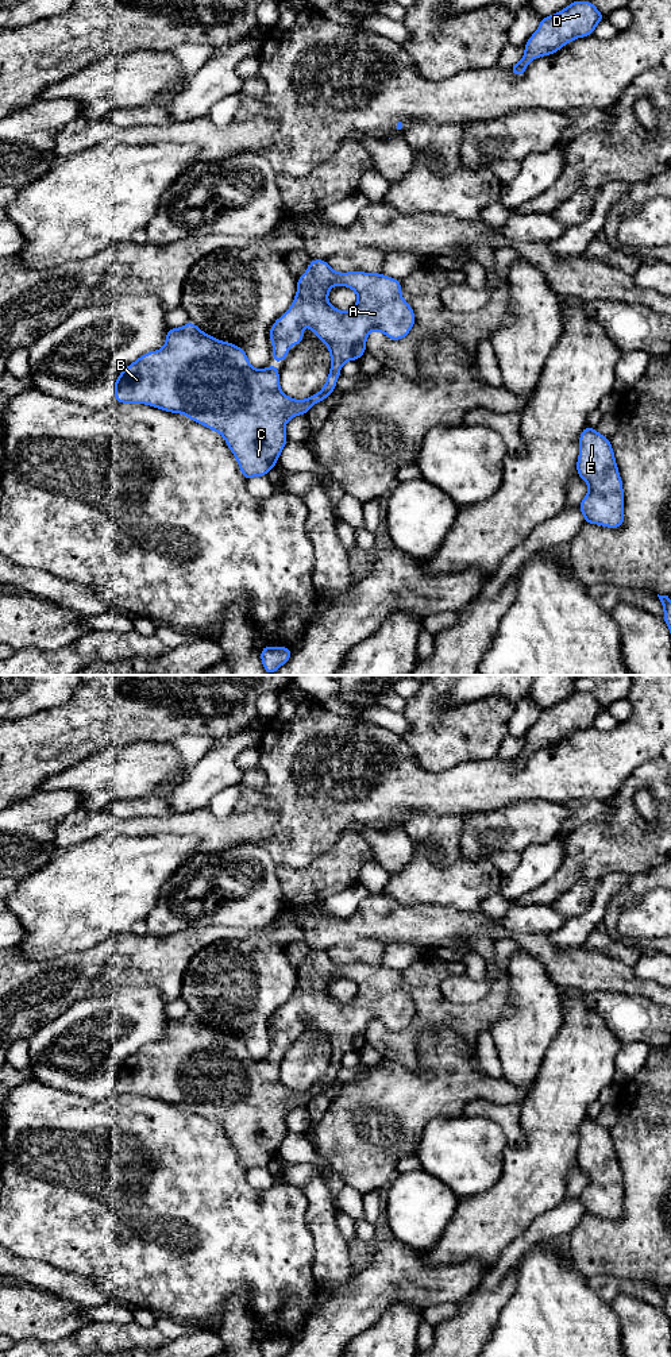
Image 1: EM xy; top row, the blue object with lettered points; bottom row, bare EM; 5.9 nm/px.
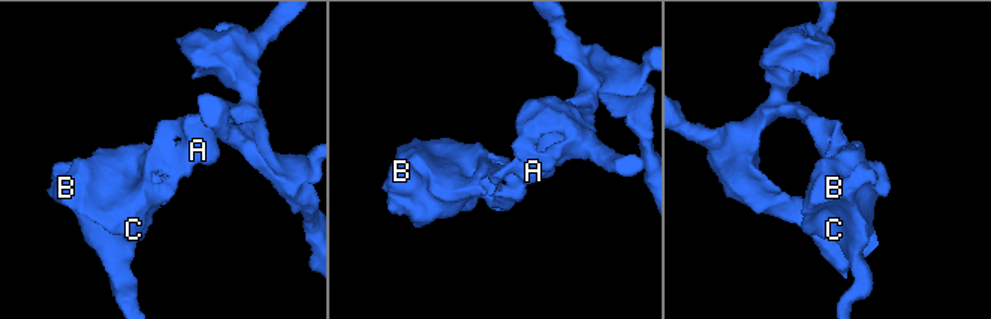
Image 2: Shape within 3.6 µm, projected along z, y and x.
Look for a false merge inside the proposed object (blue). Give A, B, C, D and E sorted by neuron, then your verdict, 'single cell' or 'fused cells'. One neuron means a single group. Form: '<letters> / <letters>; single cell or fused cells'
A B C D E; single cell

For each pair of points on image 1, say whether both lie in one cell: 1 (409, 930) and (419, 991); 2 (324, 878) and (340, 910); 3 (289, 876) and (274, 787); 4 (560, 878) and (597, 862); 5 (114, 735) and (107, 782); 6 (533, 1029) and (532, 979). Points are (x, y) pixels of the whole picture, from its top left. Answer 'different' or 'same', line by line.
1: different
2: different
3: different
4: same
5: different
6: same

